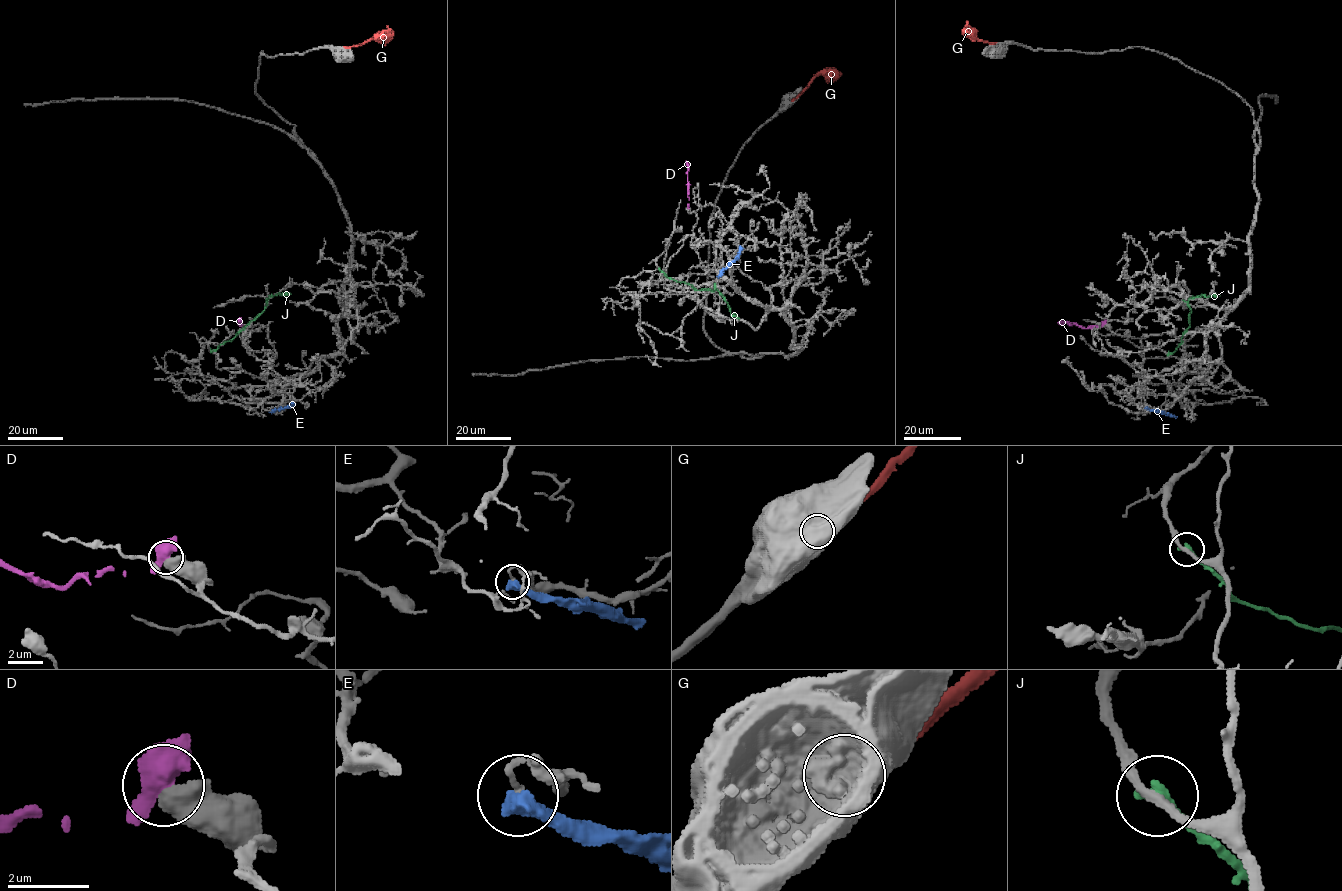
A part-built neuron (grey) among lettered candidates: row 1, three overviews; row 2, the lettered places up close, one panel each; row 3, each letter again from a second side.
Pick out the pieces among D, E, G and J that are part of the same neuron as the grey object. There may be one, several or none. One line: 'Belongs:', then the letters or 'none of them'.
Belongs: none of them

